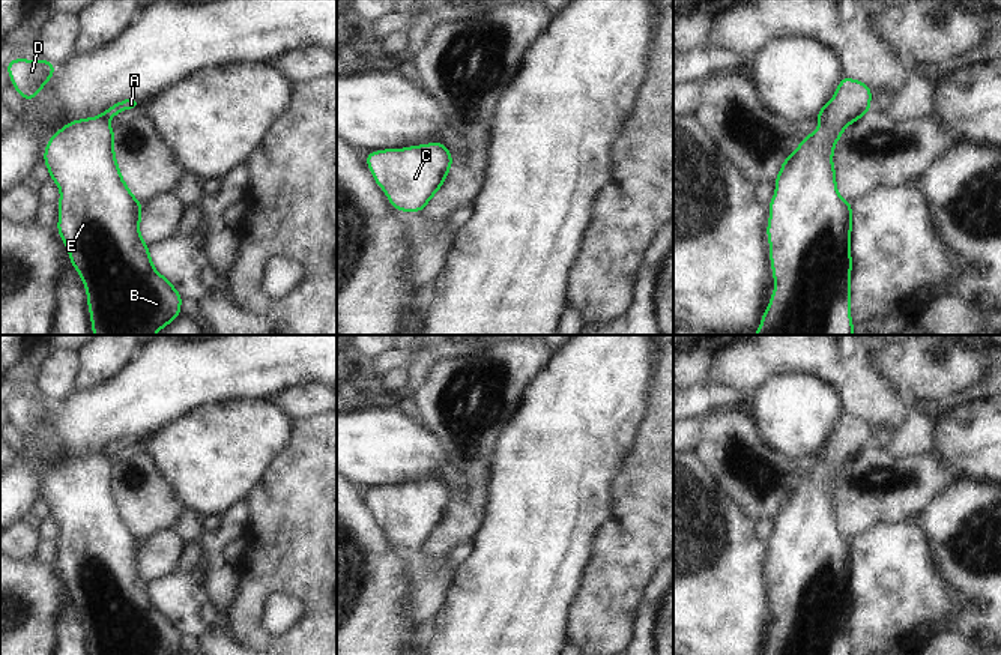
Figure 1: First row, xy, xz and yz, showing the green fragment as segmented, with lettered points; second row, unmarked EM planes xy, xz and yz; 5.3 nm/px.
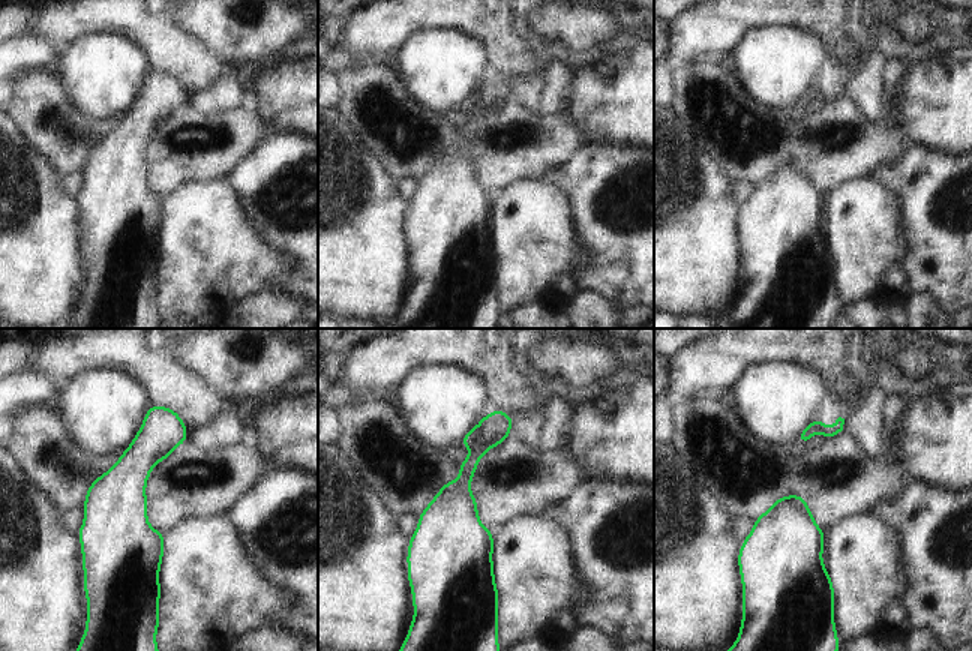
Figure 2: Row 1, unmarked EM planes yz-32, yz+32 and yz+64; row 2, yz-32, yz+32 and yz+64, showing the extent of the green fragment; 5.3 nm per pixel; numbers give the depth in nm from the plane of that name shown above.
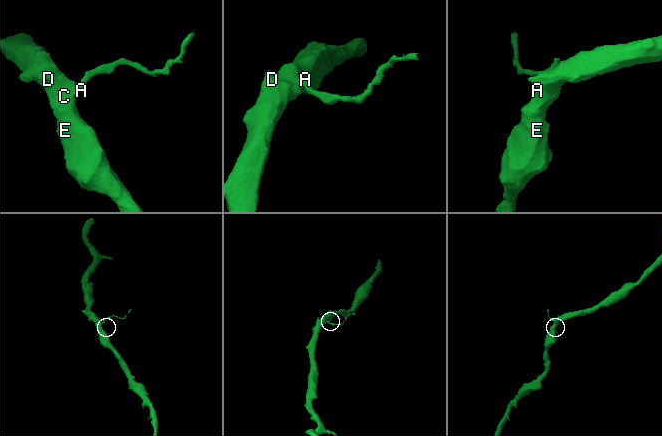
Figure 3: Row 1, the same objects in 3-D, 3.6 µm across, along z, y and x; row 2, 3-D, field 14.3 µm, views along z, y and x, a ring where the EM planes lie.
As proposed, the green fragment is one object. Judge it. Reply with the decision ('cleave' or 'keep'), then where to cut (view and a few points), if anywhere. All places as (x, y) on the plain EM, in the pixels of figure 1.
cleave; cut in xy along (101, 451), (108, 457)

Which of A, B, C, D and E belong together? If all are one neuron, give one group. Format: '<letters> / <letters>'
A / B C D E

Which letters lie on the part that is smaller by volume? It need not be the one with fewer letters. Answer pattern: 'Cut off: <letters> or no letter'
Cut off: A

